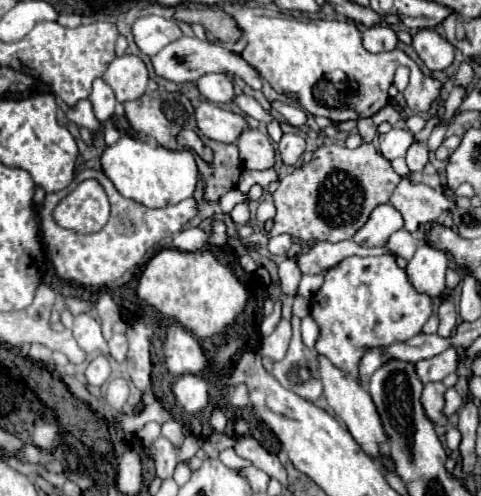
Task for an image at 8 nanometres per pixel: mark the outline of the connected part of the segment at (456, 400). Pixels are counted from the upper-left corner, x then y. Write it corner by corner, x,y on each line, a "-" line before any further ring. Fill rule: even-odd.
448,389
446,393
444,393
444,409
442,409
442,413
446,415
446,417
452,417
458,409
460,409
460,405
462,405
462,397
454,391
454,389

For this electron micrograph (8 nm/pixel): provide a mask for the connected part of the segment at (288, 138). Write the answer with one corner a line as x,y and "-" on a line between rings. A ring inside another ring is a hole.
286,133
282,137
282,141
278,143
278,153
280,153
280,159
284,165
296,165
304,153
304,137
300,135
292,135
292,133

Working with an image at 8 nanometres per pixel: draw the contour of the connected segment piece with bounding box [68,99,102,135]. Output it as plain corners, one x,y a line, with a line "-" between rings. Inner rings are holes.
82,99
80,103
76,103
74,107
70,107
68,111
68,119
72,123
76,123
78,127
86,127
88,131
92,131
94,135
98,135
102,131
102,123
96,119
92,105
88,99

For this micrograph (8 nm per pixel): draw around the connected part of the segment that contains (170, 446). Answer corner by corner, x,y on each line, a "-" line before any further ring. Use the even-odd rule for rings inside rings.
160,435
154,443
154,463
156,463
156,475
162,479
172,477
174,467
178,465
176,461
176,445
172,441
168,441
164,435

